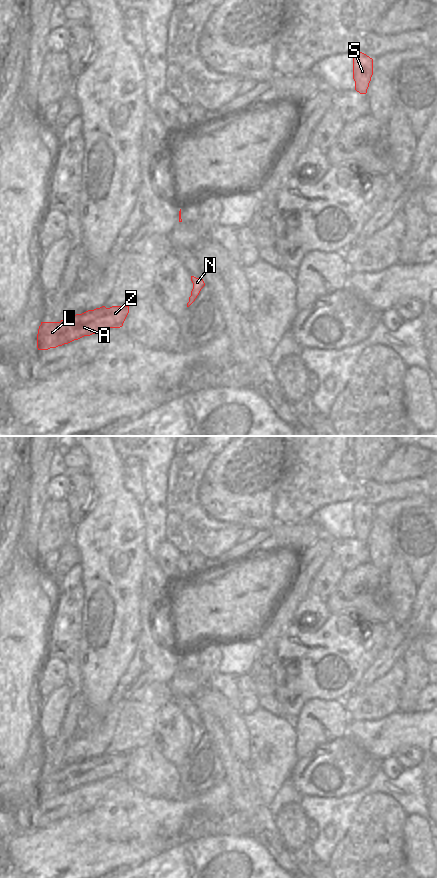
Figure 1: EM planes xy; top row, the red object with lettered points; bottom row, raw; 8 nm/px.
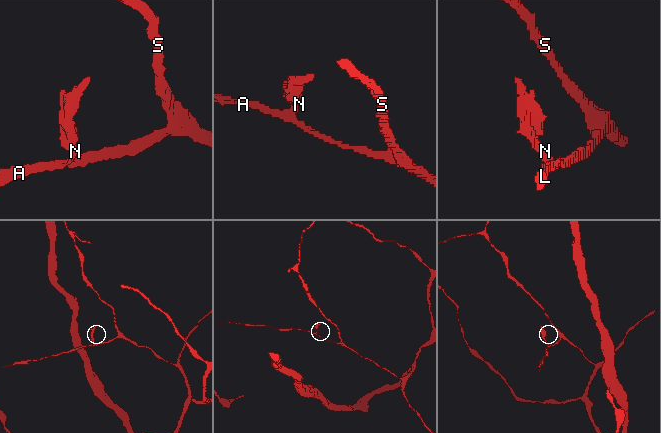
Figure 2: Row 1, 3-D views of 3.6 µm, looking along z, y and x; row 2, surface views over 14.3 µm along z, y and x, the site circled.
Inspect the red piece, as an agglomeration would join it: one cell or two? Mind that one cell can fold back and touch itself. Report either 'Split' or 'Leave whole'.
Split.

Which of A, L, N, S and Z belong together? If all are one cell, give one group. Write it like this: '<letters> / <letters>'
A L S Z / N

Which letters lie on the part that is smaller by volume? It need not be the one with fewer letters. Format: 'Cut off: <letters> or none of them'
Cut off: N

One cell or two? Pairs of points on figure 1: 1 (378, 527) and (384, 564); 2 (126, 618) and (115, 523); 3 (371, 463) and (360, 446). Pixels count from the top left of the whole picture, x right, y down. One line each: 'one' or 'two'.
1: one
2: one
3: one

